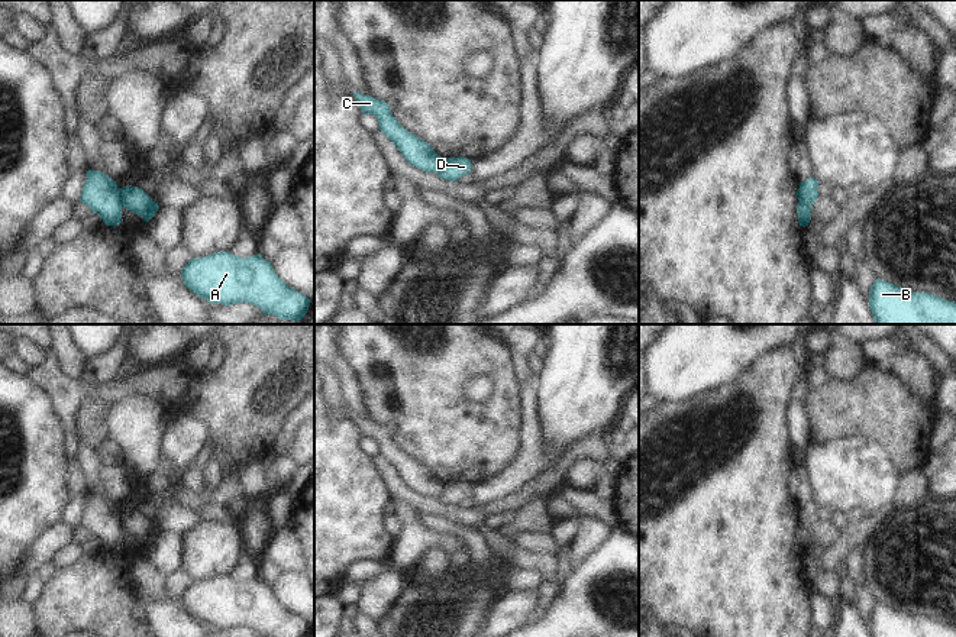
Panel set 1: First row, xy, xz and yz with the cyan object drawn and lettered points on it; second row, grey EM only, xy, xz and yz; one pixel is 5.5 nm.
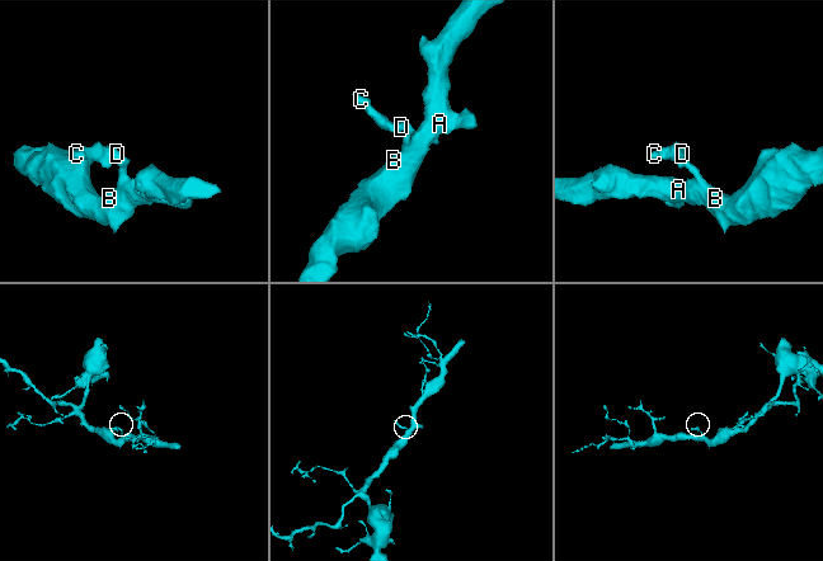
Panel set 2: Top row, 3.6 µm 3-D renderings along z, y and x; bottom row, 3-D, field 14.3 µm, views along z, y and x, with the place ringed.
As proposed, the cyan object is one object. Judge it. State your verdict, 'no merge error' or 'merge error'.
merge error

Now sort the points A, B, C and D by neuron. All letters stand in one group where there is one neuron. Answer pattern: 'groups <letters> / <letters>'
groups A B D / C

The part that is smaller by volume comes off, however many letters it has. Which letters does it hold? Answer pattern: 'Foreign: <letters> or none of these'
Foreign: C

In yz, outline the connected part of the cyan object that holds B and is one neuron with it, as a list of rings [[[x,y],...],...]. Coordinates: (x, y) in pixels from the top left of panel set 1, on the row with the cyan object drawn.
[[[882,279],[869,291],[869,308],[876,324],[956,324],[956,303],[930,292],[913,292]]]

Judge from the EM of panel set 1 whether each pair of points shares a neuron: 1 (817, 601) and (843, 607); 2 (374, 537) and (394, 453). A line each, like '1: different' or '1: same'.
1: different
2: different

